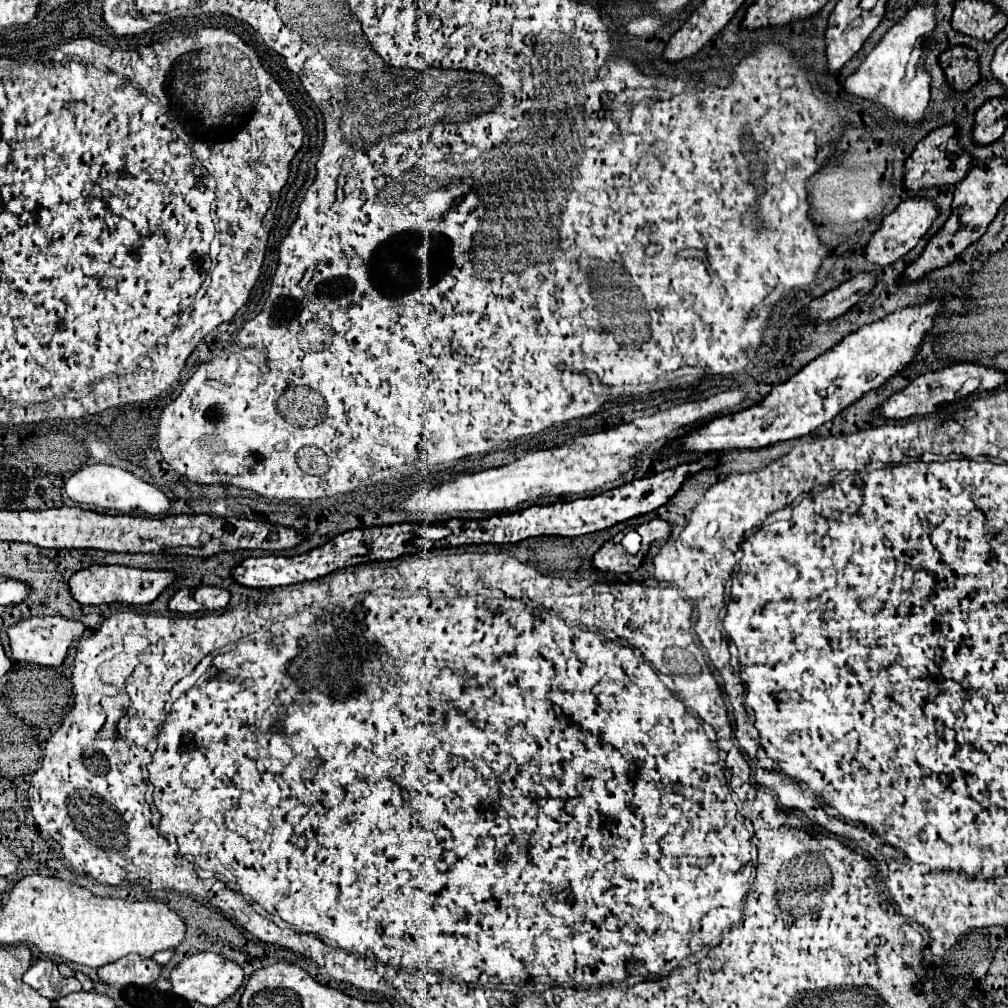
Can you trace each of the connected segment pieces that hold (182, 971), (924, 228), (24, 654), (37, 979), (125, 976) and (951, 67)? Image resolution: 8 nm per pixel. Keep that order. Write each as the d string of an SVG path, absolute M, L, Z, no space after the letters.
M200 952L194 956L186 956L178 964L178 968L172 970L170 980L172 980L174 994L188 998L188 1000L196 1000L196 1002L206 1004L206 1006L218 1006L222 1000L230 998L242 986L244 970L234 960L228 960L224 956L210 954L210 952Z
M910 198L910 200L900 202L900 206L890 216L884 218L880 230L874 232L874 236L866 248L866 258L880 266L896 262L898 258L902 258L906 252L910 252L918 244L918 240L928 232L928 228L938 218L938 212L940 212L938 204L928 198Z
M30 616L8 628L12 656L20 662L34 662L40 666L60 666L68 654L68 648L84 632L84 624L60 616Z
M50 958L38 960L24 974L24 982L30 984L36 992L40 992L44 998L48 998L52 1002L66 996L66 994L82 990L80 982L74 976L62 976L58 972L58 966Z
M138 954L124 956L112 964L106 964L98 968L100 980L108 984L136 984L136 986L146 986L154 982L162 972L162 964L154 962L152 958L142 958Z
M954 46L940 56L940 64L944 74L954 90L970 90L976 82L980 82L978 54L968 46Z

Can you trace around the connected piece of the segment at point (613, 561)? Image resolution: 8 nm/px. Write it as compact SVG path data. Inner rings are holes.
M606 542L594 556L594 566L602 572L634 572L644 562L644 554L628 554L620 542Z

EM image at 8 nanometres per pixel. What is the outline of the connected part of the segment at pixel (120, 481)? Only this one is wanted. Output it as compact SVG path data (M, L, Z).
M94 464L70 476L66 480L66 494L78 504L94 504L104 510L116 510L118 514L140 512L146 516L156 516L170 508L170 500L156 486L142 482L132 472L126 472L116 466L106 466L106 464Z

